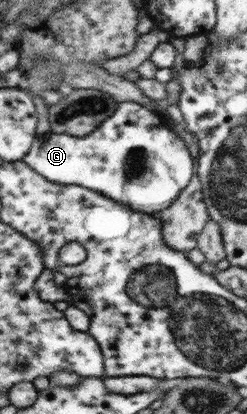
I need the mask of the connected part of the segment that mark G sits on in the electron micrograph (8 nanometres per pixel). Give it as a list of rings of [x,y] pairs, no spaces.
[[[137,102],[118,103],[115,112],[85,138],[51,132],[38,136],[23,161],[51,183],[82,187],[149,215],[169,208],[195,175],[195,159],[189,155],[183,139],[166,124],[161,114]]]

